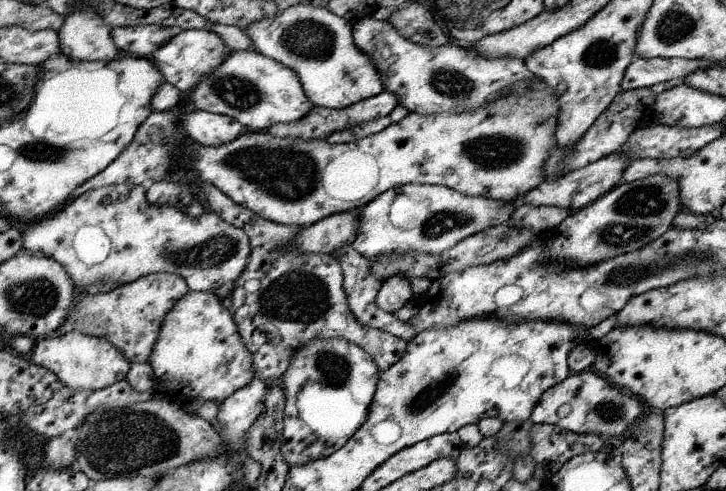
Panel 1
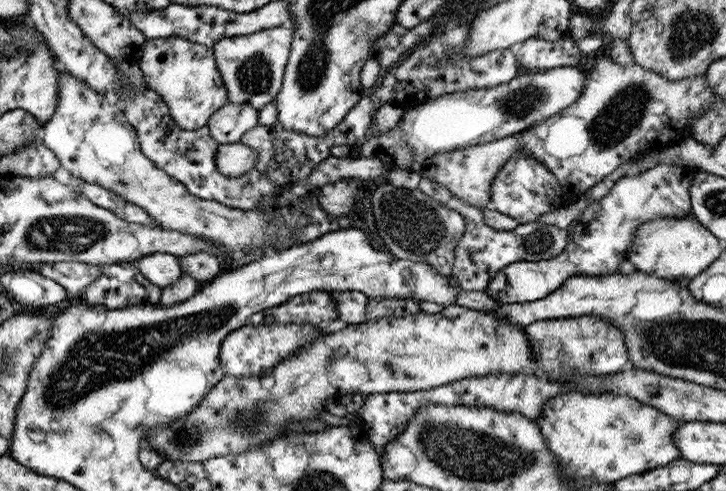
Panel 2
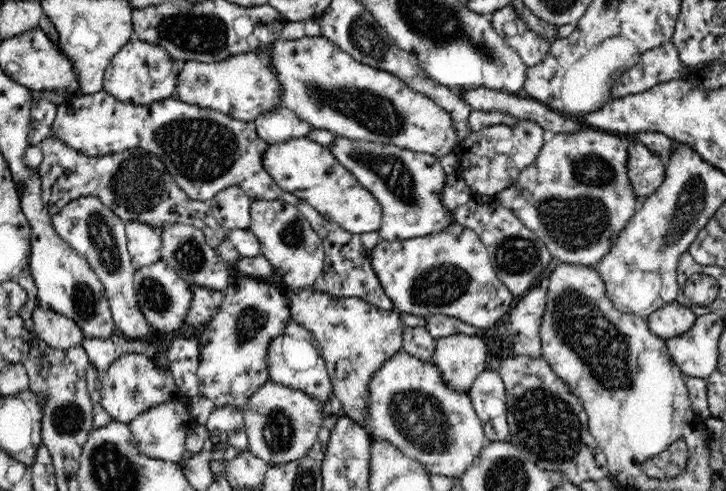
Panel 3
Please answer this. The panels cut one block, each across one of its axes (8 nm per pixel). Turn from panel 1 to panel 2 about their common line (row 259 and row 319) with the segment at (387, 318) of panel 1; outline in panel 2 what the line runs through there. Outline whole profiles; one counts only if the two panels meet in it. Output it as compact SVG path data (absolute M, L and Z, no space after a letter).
M333 291L330 293L333 302L335 302L335 312L337 320L343 324L356 325L366 322L365 305L367 298L359 291Z

